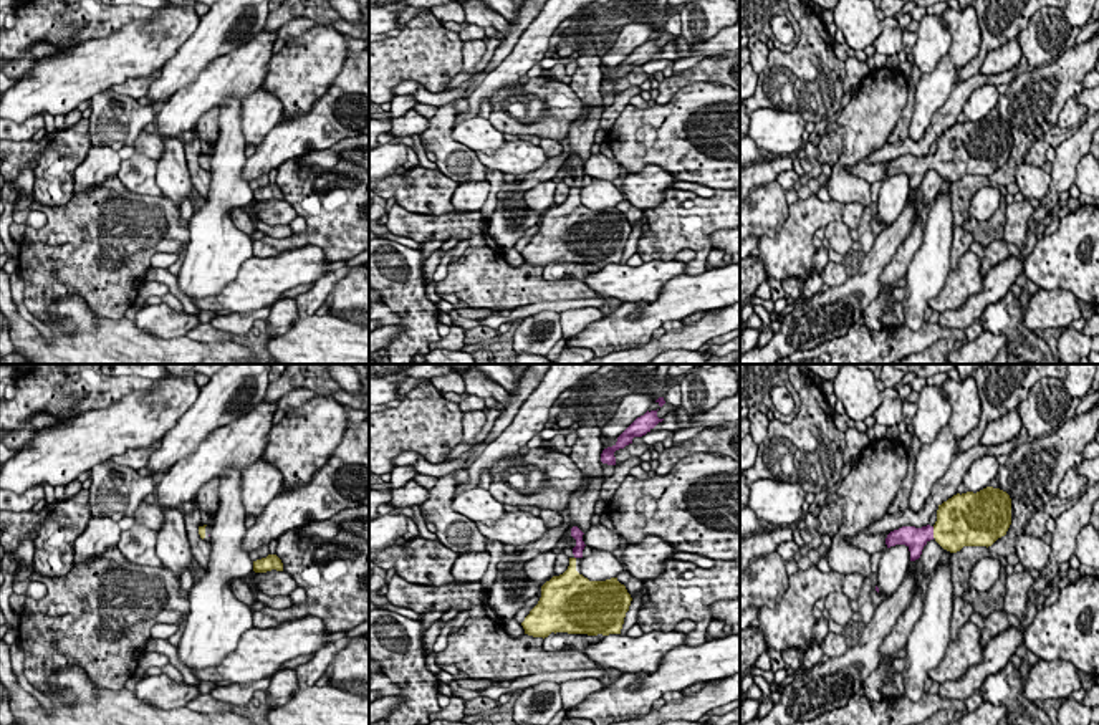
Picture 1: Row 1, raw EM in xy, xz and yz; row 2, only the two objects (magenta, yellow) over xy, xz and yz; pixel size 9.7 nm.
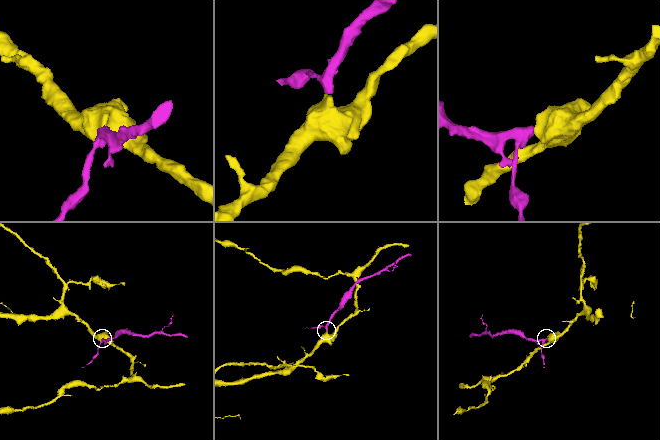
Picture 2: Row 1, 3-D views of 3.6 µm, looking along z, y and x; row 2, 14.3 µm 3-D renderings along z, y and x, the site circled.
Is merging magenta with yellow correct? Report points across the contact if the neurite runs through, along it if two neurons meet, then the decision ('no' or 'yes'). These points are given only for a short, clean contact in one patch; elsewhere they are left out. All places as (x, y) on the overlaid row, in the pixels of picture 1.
runs through yz (916, 538), (932, 532), (945, 532), (957, 525); yes

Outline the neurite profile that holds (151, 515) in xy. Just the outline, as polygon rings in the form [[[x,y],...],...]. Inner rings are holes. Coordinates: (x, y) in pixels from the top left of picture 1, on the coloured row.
[[[142,500],[132,518],[134,518],[136,525],[142,525],[142,526],[147,526],[147,528],[156,530],[156,531],[159,531],[166,523],[164,511],[157,502],[146,503]]]

